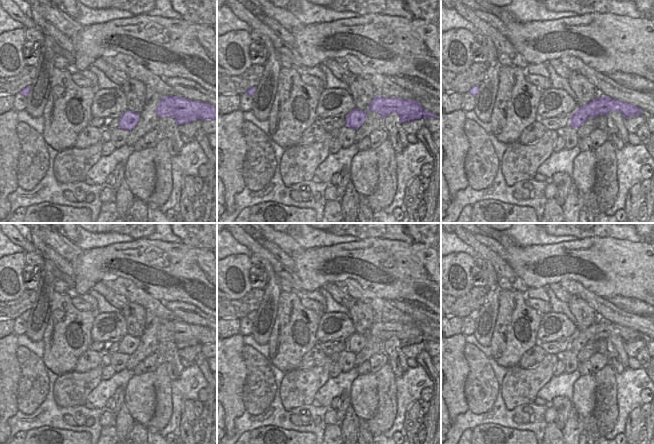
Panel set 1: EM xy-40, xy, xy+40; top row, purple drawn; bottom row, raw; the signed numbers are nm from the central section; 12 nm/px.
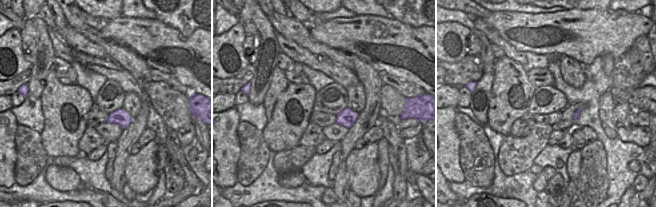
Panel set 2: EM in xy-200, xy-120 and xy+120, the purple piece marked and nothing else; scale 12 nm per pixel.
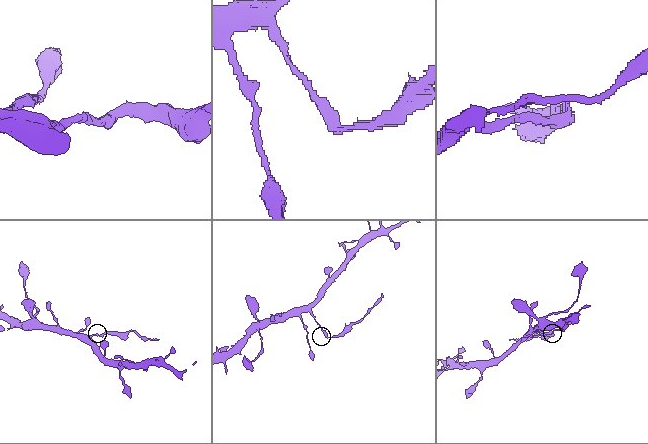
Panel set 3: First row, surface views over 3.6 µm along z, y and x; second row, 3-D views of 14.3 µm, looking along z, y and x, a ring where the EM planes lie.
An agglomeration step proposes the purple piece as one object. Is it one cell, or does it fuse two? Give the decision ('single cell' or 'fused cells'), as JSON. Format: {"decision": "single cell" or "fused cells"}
{"decision": "fused cells"}

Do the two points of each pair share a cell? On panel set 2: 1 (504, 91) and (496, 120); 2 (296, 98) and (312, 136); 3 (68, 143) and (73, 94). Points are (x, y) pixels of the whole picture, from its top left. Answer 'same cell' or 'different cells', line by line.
1: same cell
2: different cells
3: same cell

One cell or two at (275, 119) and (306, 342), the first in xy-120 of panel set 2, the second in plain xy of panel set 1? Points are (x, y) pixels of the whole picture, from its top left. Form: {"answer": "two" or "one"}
{"answer": "one"}

